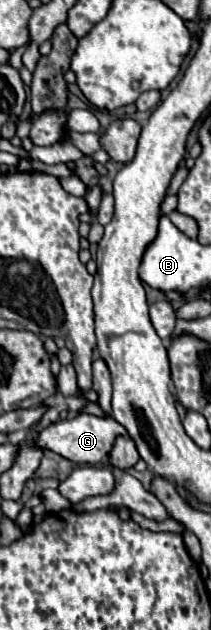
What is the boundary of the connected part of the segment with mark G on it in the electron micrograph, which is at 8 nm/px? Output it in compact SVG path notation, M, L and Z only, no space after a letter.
M81 413L77 415L75 419L59 419L55 423L51 423L49 427L45 427L37 437L35 437L35 445L39 449L47 449L47 451L53 451L73 463L91 463L91 465L97 465L101 461L105 461L105 457L109 455L113 443L115 443L115 437L117 435L123 435L125 429L115 423L115 419L107 417L107 419L101 419L101 417L95 417L95 415L87 415L87 413Z

